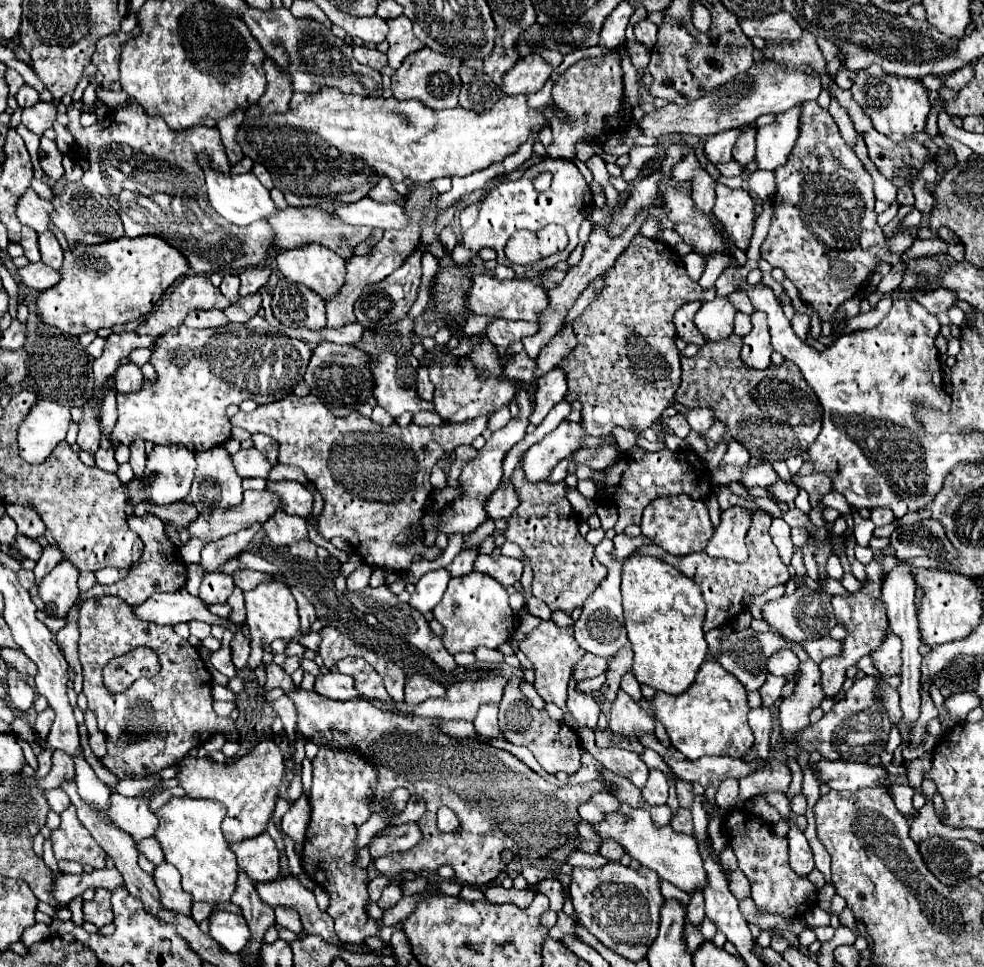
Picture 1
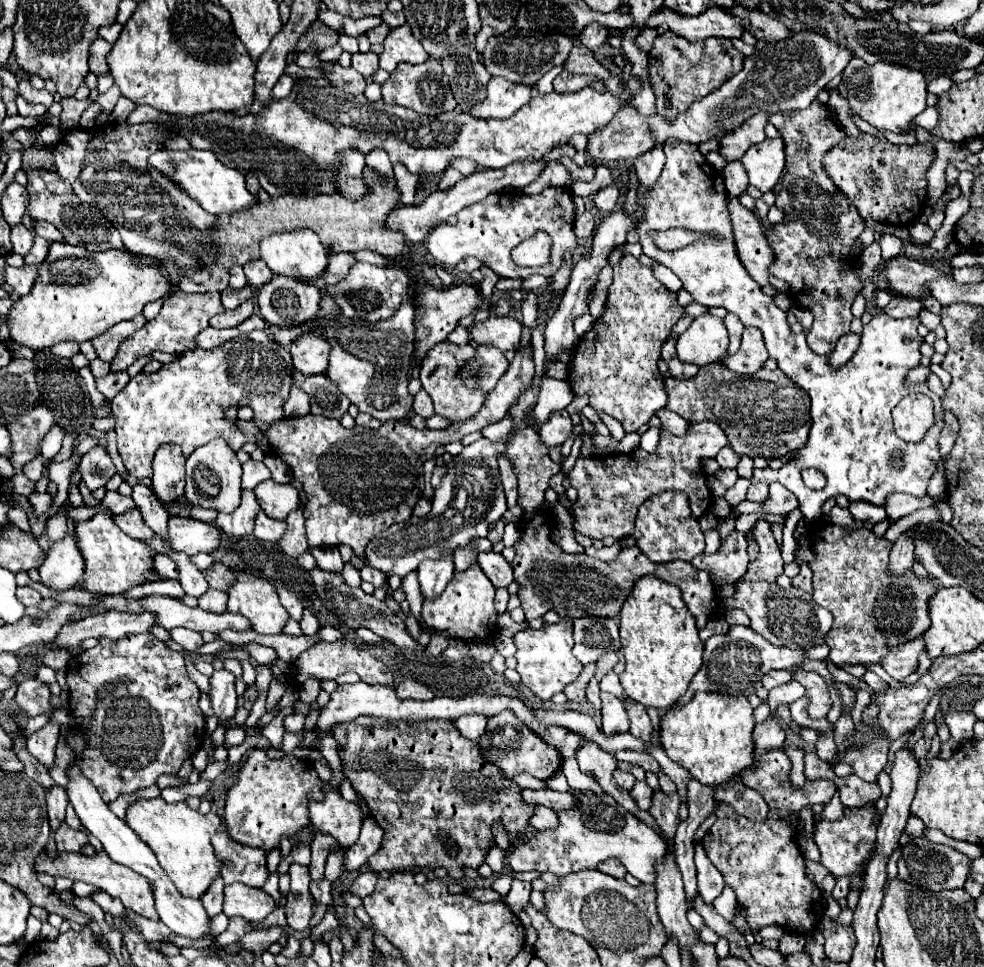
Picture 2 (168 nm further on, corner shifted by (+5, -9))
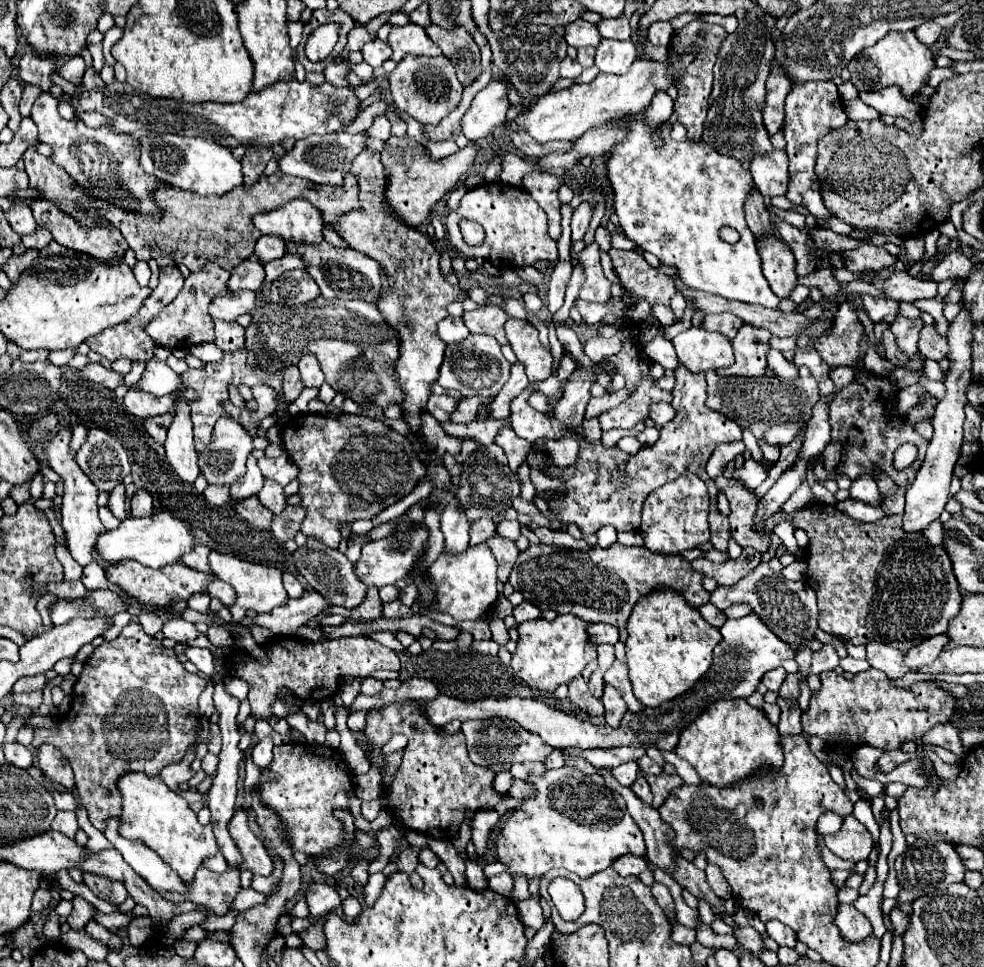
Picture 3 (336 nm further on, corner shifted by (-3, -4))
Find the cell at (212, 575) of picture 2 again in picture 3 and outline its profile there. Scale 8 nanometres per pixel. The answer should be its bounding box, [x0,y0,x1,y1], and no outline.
[180,545,210,573]

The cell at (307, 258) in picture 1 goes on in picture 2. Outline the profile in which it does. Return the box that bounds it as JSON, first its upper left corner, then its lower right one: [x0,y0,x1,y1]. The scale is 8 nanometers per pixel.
[260,230,328,282]

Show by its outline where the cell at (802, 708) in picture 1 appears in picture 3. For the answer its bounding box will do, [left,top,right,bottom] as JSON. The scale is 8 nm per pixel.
[801,669,958,751]

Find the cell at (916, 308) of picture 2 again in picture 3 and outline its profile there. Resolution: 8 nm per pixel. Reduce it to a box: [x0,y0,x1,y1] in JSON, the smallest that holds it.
[860,295,898,323]

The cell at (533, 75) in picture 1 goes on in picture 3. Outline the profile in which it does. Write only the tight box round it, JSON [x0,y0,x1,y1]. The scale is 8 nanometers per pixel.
[462,81,510,141]

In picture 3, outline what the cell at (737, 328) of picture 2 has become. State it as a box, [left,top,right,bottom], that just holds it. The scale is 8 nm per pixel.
[700,313,744,341]

